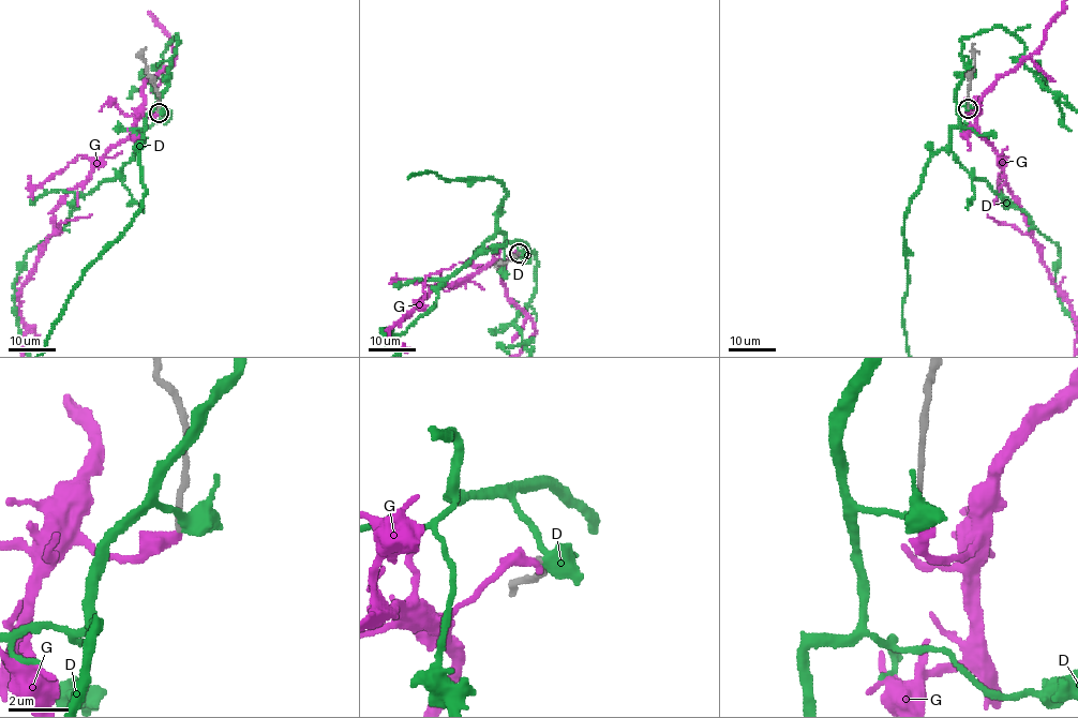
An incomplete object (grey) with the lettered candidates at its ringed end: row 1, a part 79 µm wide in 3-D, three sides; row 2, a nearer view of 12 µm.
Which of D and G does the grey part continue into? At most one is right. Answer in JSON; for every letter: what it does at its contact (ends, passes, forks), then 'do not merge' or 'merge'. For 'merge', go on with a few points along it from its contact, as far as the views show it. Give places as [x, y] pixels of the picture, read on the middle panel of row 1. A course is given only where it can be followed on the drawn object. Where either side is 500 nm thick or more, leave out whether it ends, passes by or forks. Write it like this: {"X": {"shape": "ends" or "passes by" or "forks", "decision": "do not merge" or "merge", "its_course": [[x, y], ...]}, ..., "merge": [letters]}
{"D": {"shape": "forks", "decision": "do not merge"}, "G": {"shape": "ends", "decision": "do not merge"}, "merge": []}

